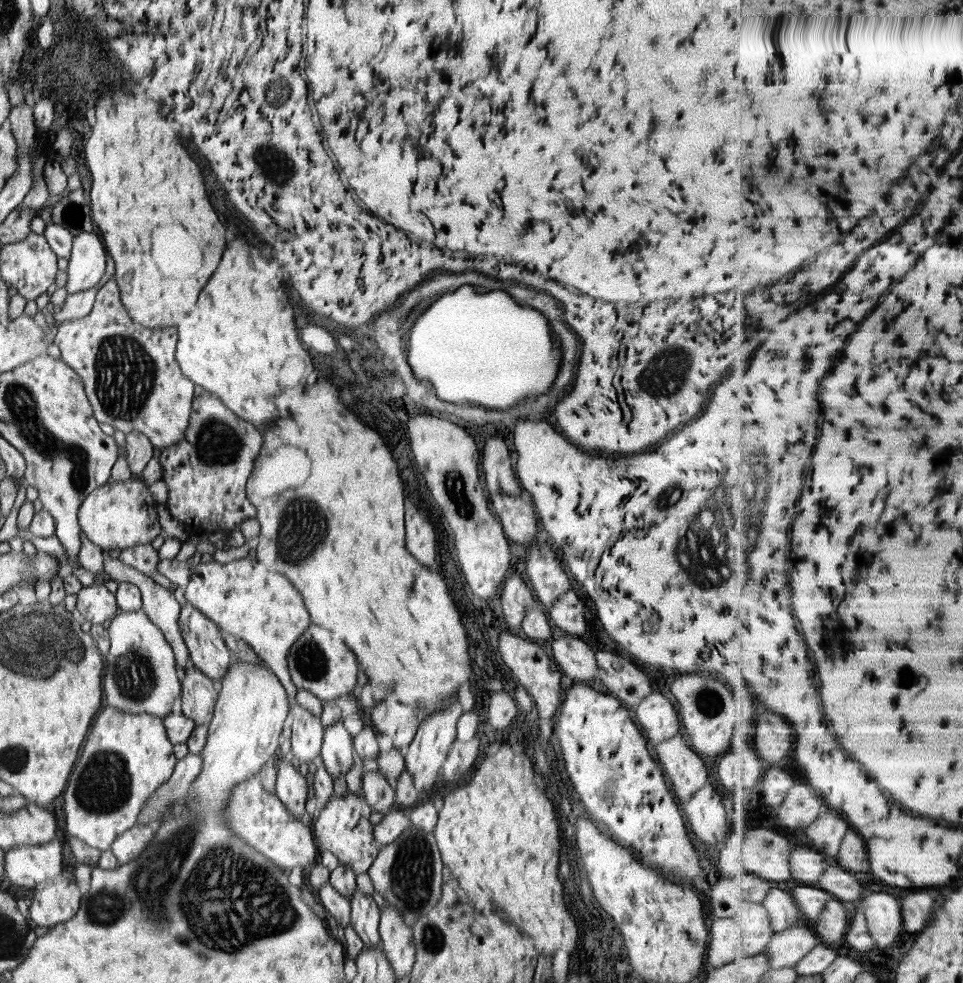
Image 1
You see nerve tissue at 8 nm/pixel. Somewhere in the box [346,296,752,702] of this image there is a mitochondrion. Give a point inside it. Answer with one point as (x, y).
(692, 551)

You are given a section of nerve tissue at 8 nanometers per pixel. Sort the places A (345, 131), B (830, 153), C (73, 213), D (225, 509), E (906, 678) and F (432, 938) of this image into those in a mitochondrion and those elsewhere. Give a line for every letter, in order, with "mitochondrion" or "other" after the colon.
A: other
B: other
C: mitochondrion
D: other
E: other
F: mitochondrion

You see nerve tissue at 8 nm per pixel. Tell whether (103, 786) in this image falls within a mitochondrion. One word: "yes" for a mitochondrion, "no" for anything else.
yes

